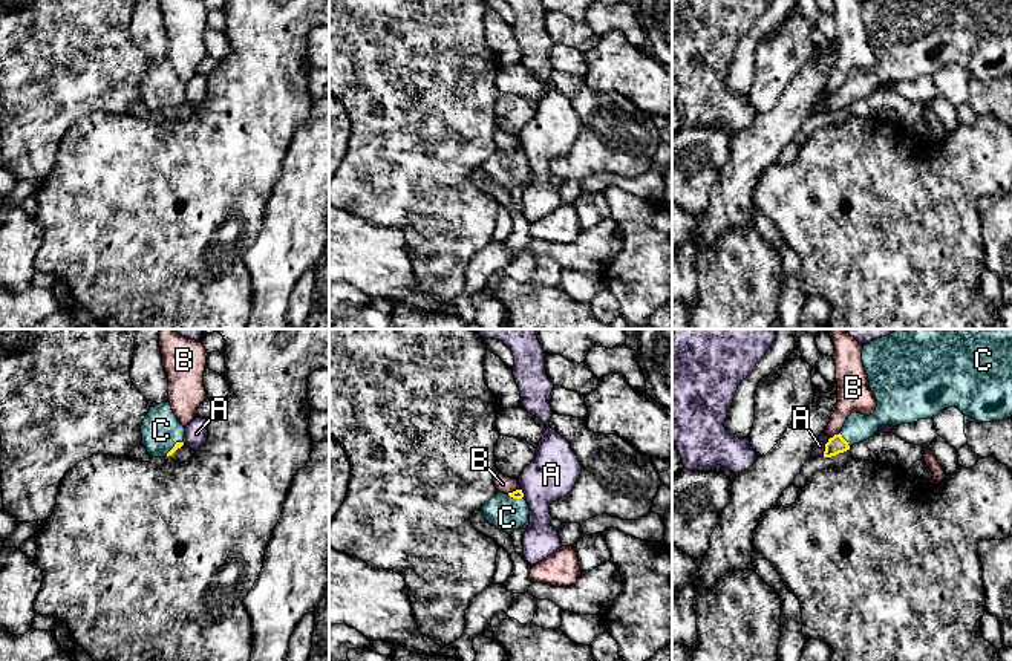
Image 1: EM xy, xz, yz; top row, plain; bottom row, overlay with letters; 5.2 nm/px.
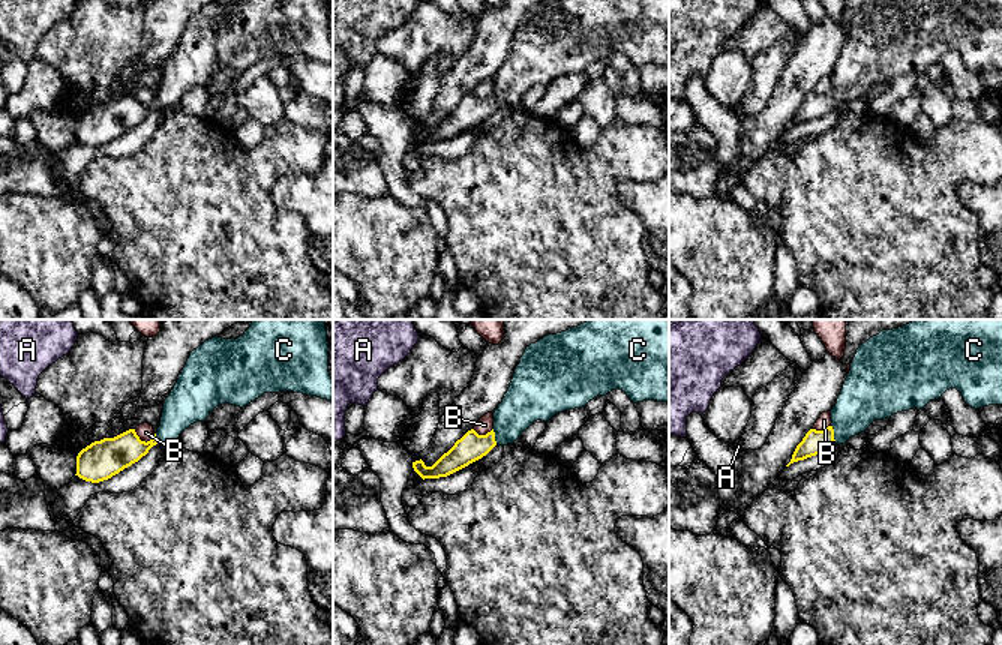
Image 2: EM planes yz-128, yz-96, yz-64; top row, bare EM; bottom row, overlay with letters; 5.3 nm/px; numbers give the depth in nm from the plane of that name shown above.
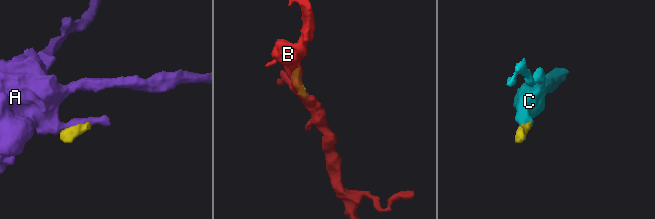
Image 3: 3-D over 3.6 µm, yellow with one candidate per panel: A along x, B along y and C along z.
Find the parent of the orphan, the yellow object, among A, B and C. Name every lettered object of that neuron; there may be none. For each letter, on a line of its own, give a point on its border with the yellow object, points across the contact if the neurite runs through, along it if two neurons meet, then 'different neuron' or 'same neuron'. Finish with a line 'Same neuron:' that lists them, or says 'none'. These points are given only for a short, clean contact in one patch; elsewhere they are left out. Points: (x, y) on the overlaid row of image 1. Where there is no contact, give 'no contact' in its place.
A: contact yz (825, 447); border yz (830, 438), (822, 456); different neuron
B: contact yz (835, 435); border yz (839, 432), (830, 438); different neuron
C: contact yz (844, 439); way yz (836, 444), (844, 439), (858, 427); same neuron
Same neuron: C

